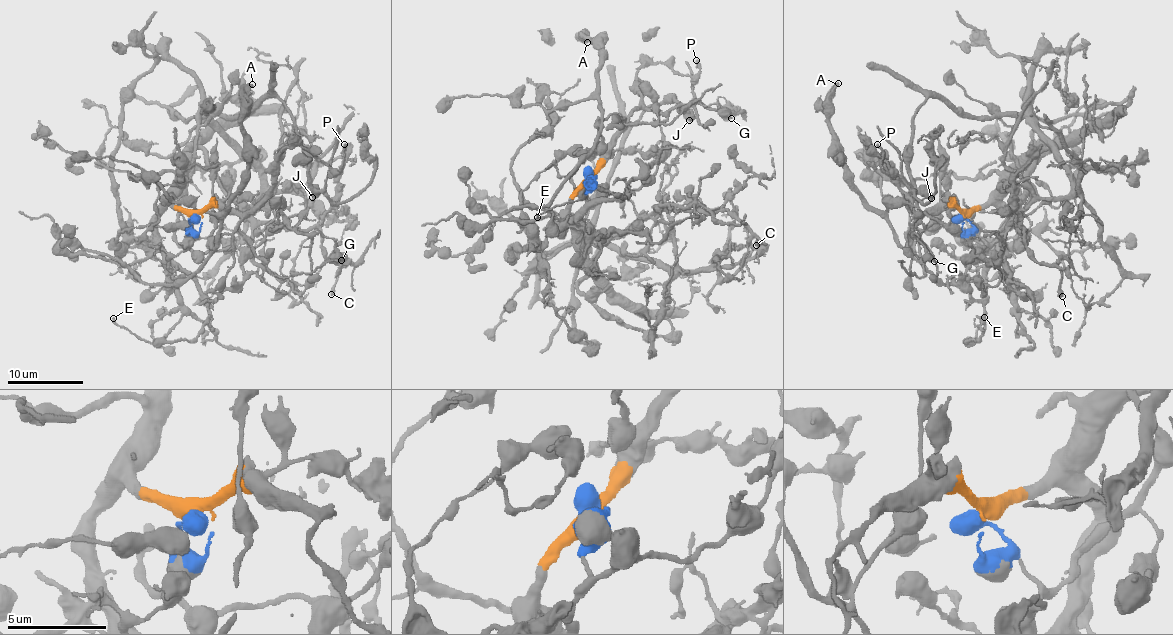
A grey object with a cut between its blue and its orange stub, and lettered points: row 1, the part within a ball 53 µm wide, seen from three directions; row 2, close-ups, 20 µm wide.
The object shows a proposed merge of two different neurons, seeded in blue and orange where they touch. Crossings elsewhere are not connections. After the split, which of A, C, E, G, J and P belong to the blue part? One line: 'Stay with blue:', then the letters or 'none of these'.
Stay with blue: none of these

